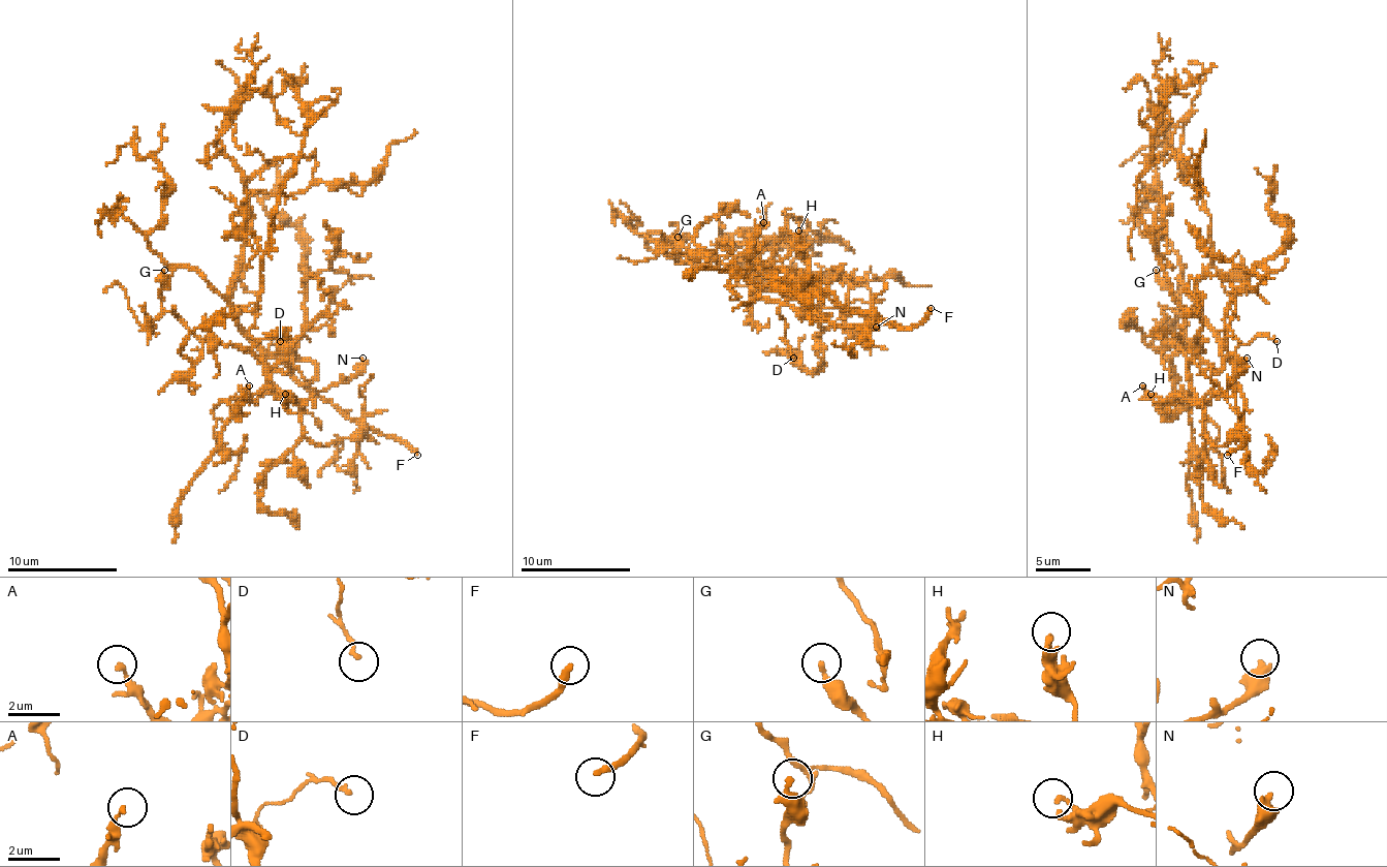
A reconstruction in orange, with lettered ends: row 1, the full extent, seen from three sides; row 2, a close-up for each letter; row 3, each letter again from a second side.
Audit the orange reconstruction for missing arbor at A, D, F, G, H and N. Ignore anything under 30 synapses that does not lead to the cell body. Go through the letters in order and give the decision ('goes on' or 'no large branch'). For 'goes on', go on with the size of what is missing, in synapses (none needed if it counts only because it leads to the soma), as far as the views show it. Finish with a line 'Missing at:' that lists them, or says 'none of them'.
A: no large branch
D: no large branch
F: goes on
G: no large branch
H: no large branch
N: no large branch
Missing at: F

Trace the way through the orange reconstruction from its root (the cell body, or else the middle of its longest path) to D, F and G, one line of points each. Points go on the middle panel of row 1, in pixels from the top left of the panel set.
D: (747, 280), (763, 297), (780, 305), (780, 313), (785, 321), (785, 343), (793, 358)
F: (747, 280), (763, 297), (788, 302), (798, 313), (818, 313), (840, 327), (914, 327), (931, 308)
G: (747, 280), (768, 264), (742, 255), (722, 255), (714, 267), (694, 267), (684, 255), (675, 261), (678, 237)

